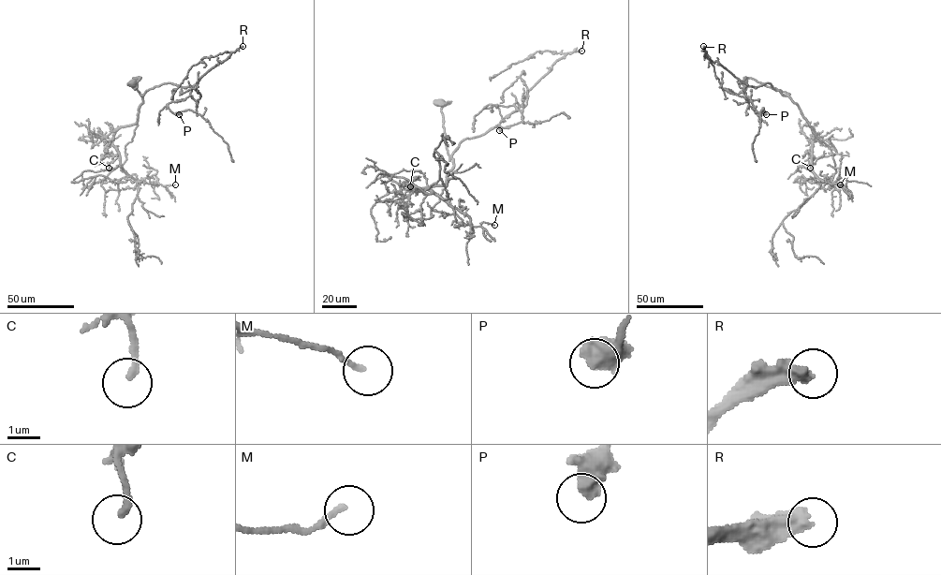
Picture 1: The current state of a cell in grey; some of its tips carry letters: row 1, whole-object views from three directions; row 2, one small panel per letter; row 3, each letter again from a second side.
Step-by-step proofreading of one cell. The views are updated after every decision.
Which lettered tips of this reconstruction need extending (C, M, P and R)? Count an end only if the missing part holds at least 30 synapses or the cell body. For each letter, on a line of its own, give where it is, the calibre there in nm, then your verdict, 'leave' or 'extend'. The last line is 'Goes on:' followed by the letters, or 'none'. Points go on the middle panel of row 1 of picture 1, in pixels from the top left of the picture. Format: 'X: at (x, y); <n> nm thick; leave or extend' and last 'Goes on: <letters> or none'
C: at (410, 186); 200 nm thick; leave
M: at (494, 225); 150 nm thick; leave
P: at (499, 130); 500 nm thick; leave
R: at (581, 51); 500 nm thick; extend
Goes on: R

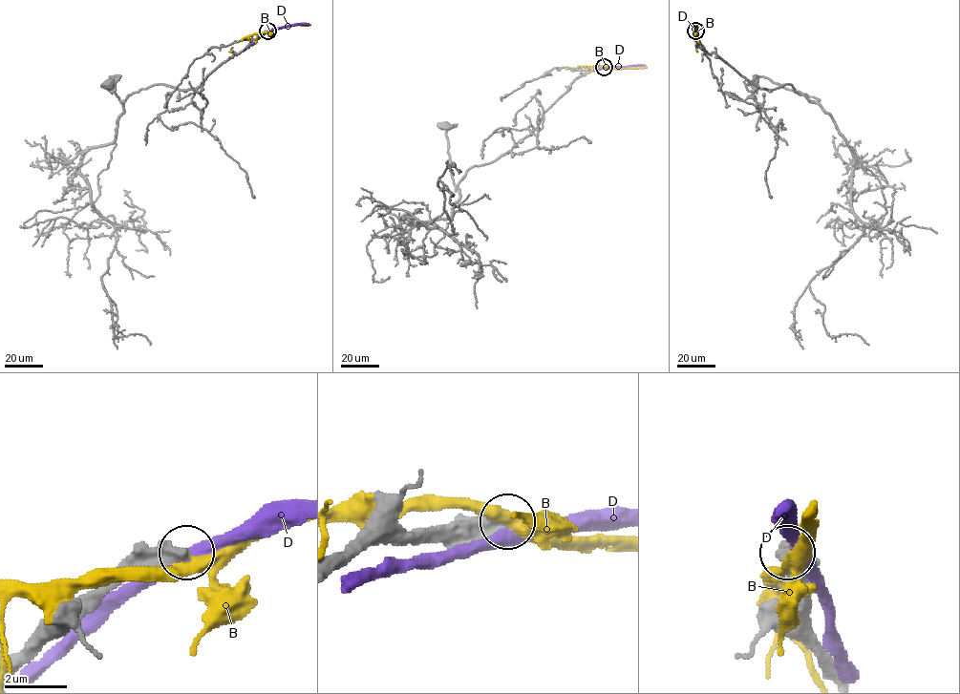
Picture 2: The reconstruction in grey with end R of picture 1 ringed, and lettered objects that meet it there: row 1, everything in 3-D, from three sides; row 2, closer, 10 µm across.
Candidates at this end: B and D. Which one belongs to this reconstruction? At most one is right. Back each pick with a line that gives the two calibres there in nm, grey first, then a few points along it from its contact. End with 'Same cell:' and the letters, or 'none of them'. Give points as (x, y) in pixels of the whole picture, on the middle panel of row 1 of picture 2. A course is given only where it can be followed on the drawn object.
Same cell: none of them

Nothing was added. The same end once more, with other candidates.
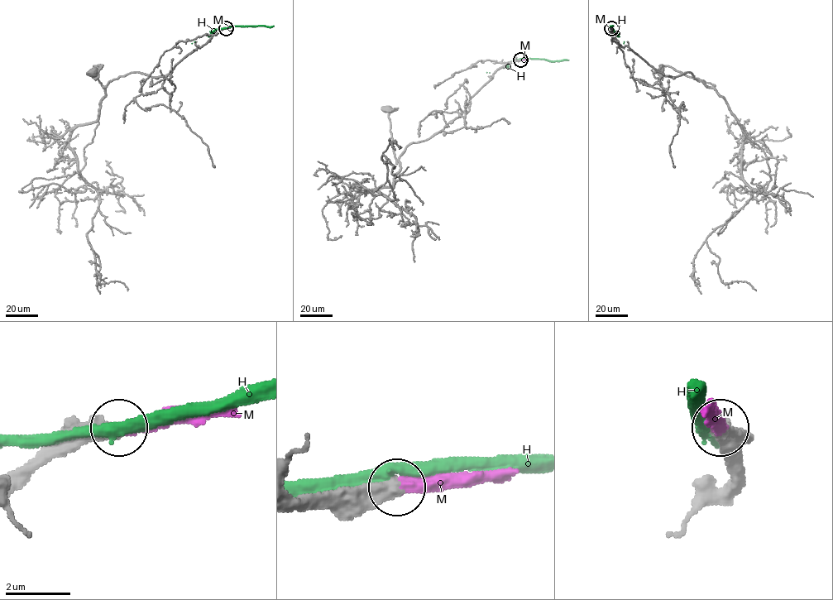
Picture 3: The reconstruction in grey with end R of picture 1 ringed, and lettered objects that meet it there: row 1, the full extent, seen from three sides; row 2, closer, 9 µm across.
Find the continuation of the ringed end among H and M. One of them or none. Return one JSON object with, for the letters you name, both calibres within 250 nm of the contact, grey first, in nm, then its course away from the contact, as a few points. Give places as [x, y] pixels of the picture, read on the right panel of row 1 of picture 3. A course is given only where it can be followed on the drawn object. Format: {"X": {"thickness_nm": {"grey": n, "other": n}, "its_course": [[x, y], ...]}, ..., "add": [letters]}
{"M": {"thickness_nm": {"grey": 550, "other": 440}}, "add": ["M"]}

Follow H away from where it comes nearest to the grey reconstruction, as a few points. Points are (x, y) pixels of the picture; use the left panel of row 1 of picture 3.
H: (224, 28), (274, 26)

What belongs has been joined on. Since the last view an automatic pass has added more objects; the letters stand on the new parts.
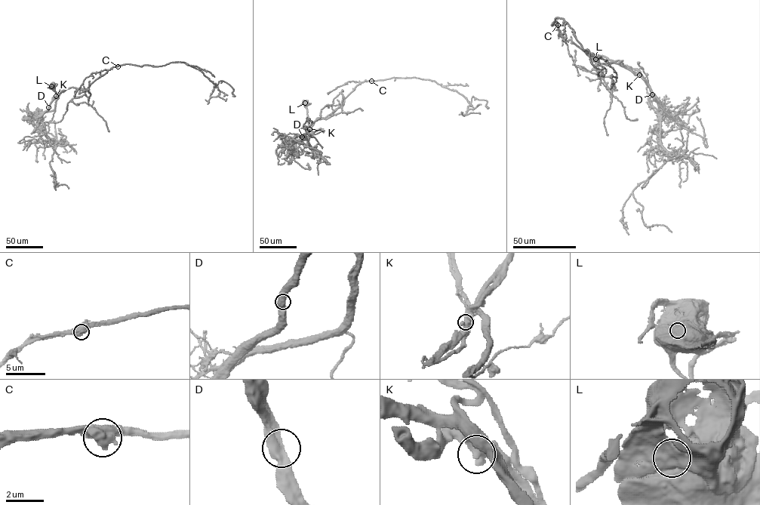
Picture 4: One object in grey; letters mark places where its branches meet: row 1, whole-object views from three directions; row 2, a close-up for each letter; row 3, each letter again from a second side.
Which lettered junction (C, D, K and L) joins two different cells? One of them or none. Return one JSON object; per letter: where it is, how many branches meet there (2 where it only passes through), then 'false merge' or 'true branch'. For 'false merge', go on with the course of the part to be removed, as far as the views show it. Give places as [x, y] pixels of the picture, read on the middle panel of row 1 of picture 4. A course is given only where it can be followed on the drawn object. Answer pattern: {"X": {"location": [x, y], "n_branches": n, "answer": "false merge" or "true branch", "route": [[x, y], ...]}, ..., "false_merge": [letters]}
{"C": {"location": [371, 81], "n_branches": 2, "answer": "true branch"}, "D": {"location": [302, 137], "n_branches": 2, "answer": "true branch"}, "K": {"location": [309, 129], "n_branches": 2, "answer": "true branch"}, "L": {"location": [305, 103], "n_branches": 1, "answer": "false merge", "route": [[305, 103], [310, 129], [301, 138], [291, 141], [293, 138], [305, 146], [321, 152], [319, 155], [305, 155]]}, "false_merge": ["L"]}

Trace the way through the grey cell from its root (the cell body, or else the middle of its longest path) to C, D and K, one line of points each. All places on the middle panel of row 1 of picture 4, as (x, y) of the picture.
C: (306, 104), (310, 129), (315, 120), (325, 118), (339, 107), (357, 85), (371, 81)
D: (306, 104), (310, 130), (302, 137)
K: (306, 104), (309, 129)

